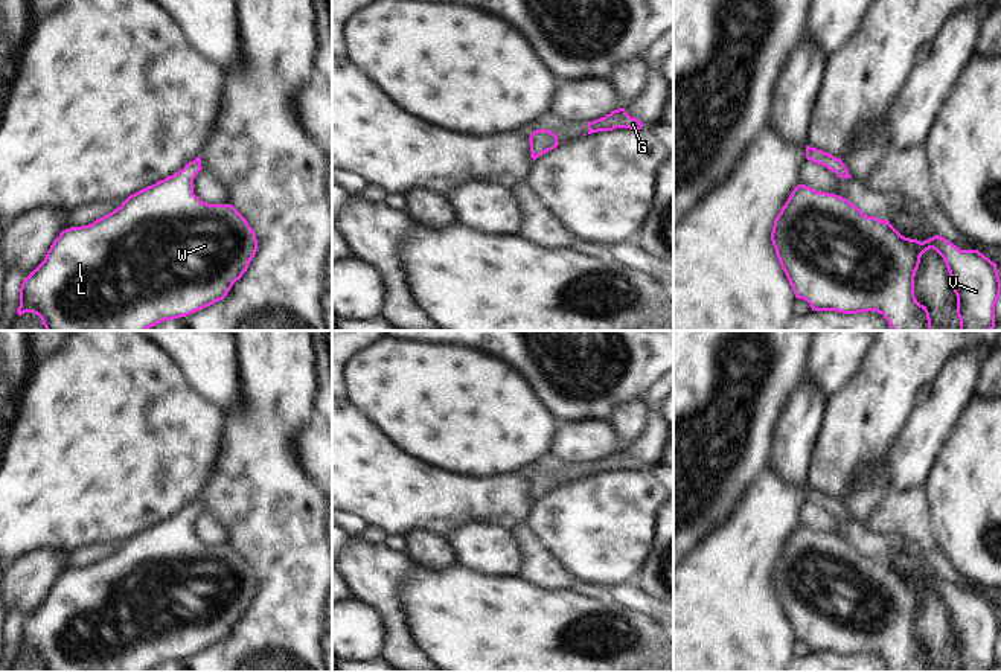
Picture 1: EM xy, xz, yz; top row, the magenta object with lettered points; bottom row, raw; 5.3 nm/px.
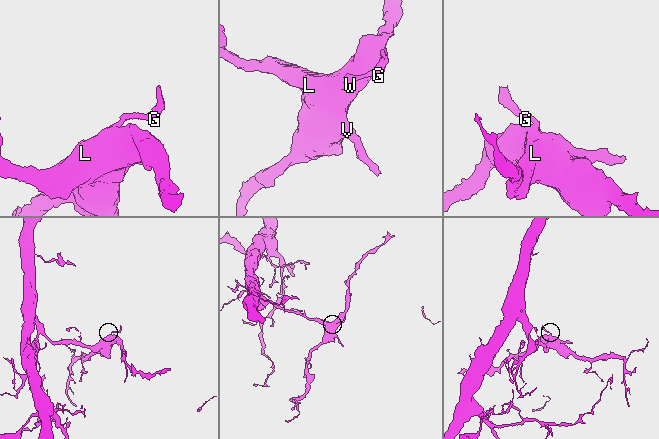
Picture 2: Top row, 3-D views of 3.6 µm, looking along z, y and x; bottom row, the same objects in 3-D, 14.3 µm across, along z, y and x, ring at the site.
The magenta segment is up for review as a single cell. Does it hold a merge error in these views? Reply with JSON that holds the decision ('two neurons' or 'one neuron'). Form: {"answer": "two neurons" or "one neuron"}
{"answer": "one neuron"}

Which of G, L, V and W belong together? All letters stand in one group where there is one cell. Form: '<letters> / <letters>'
G L V W

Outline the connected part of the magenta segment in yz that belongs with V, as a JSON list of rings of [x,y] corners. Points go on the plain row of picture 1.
[[[798,526],[774,561],[771,582],[777,600],[797,640],[806,642],[812,652],[838,652],[858,655],[875,652],[884,657],[893,672],[932,672],[926,648],[914,637],[914,617],[922,596],[932,590],[945,602],[957,637],[960,672],[992,672],[995,669],[995,646],[1001,632],[996,605],[978,591],[960,591],[948,581],[935,576],[923,584],[902,578],[888,561],[864,556],[849,541]]]

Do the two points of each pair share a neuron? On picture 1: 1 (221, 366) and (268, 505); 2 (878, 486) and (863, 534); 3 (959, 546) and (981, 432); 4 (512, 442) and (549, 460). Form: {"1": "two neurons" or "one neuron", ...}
{"1": "two neurons", "2": "two neurons", "3": "one neuron", "4": "two neurons"}

